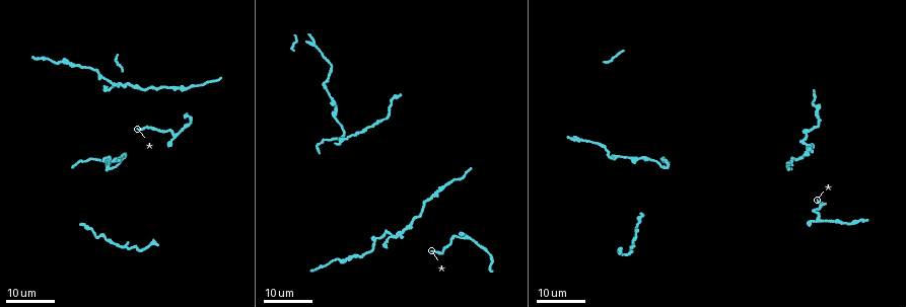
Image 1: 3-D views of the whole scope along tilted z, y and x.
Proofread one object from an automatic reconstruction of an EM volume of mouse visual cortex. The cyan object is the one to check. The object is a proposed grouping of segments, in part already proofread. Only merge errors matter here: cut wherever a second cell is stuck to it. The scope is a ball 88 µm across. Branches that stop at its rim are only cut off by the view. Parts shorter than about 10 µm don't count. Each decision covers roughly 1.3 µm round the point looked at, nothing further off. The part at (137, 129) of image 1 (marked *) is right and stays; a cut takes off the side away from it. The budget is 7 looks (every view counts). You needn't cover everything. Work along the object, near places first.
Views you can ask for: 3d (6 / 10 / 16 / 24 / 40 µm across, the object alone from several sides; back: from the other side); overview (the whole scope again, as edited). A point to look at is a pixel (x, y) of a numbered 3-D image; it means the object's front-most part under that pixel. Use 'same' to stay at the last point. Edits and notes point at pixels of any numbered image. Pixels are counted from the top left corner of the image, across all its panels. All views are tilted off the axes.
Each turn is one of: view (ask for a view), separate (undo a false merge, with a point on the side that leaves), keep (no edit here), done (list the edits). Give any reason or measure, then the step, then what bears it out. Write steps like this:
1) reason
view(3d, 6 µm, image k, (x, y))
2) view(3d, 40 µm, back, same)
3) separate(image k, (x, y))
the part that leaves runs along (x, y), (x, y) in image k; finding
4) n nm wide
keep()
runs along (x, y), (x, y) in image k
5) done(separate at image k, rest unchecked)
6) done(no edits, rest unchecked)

thin neck
view(3d, 16 µm, image 1, (337, 106))

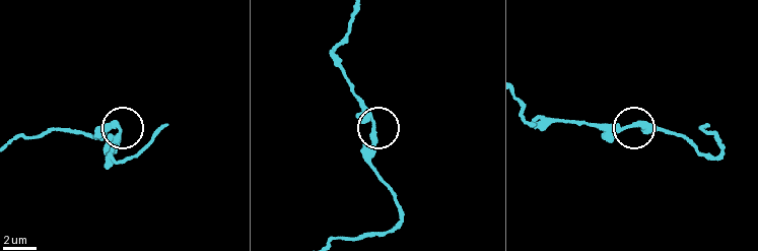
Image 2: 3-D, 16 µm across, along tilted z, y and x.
view(3d, 10 µm, image 2, (119, 128))

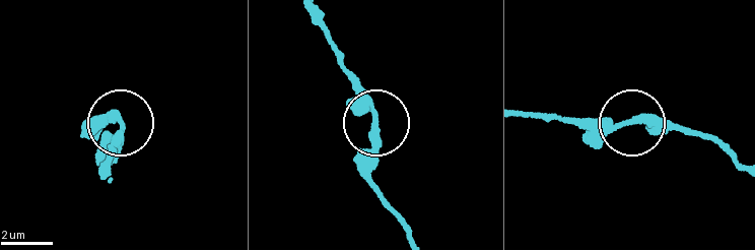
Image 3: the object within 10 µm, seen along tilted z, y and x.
keep()
all the same cell

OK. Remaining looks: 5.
sudden change in width
view(3d, 24 µm, image 1, (621, 157))

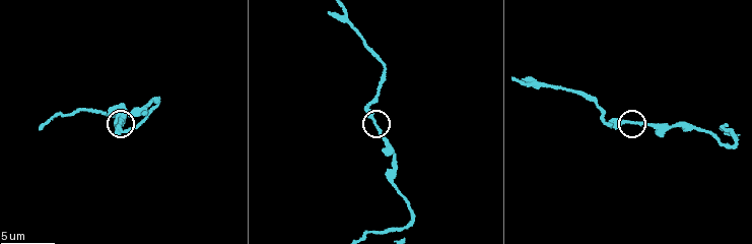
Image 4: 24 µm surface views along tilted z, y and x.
closer look
view(3d, 6 µm, image 4, (626, 120))

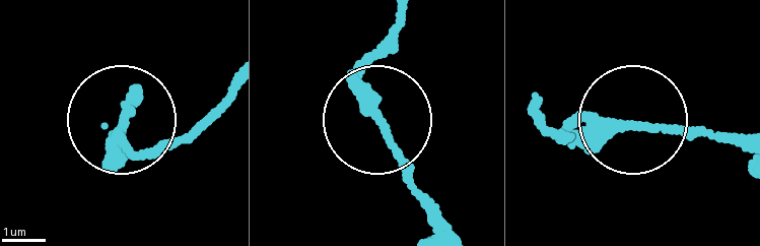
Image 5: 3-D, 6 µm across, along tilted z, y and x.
keep()
one cell here

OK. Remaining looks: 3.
sudden change in width
view(3d, 10 µm, image 4, (154, 106))

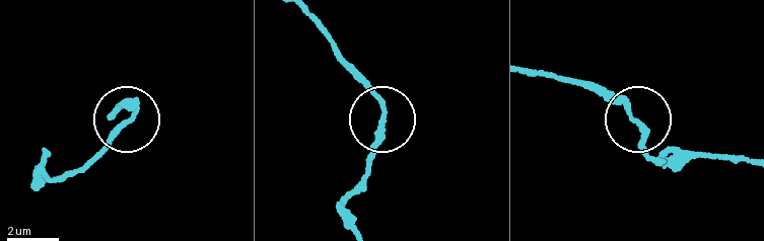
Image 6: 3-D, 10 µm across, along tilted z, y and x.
keep()
runs along (355, 227), (343, 205), (383, 110), (351, 75) in image 6; all the same cell

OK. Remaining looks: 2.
done(no edits, rest unchecked)

